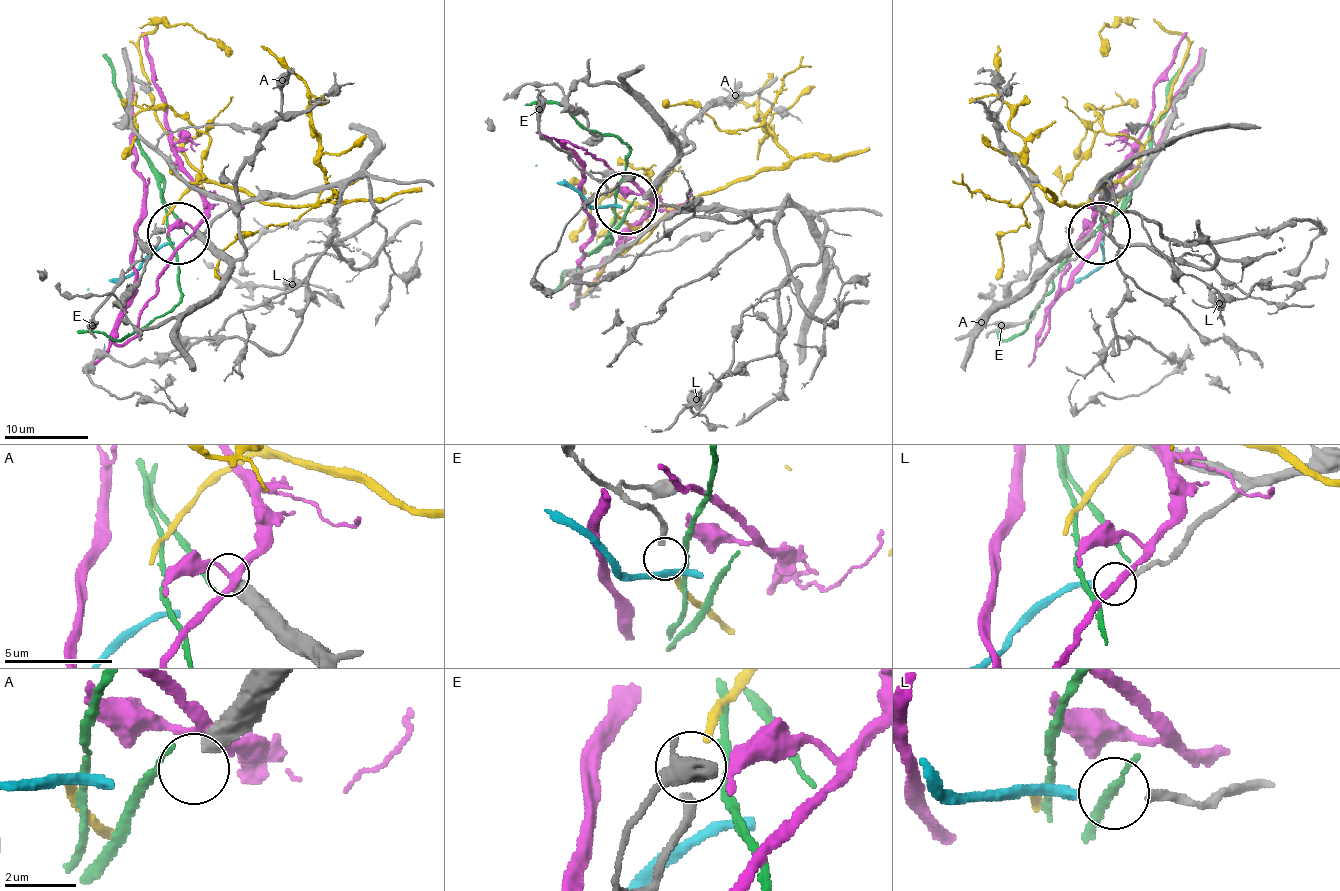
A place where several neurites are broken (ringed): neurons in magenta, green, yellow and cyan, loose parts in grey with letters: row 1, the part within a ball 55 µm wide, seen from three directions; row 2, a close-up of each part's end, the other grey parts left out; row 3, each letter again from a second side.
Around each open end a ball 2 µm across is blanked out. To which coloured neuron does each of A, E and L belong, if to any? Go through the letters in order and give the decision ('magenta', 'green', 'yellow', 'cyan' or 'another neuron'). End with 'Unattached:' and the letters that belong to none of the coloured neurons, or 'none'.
A: another neuron
E: yellow
L: cyan
Unattached: A

